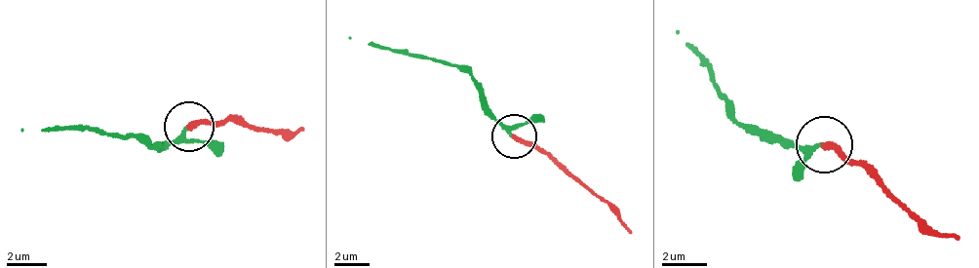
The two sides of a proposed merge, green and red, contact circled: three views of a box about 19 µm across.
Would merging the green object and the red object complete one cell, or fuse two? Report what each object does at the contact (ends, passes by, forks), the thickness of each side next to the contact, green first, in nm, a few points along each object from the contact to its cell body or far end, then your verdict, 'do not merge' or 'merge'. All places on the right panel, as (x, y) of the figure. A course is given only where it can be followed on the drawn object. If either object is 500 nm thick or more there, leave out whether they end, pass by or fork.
green passes by | red ends | 180/240 nm | green via (823, 146), (774, 141), (731, 112), (676, 31) | red via (823, 146), (856, 161), (932, 233), (957, 232) | merge

